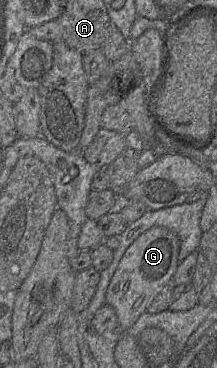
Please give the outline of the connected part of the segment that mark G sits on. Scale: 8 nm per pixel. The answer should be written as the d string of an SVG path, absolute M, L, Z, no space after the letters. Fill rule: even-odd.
M154 226L142 233L125 251L105 294L105 304L115 310L122 330L130 328L163 286L172 280L179 264L179 250L180 240L174 232Z

